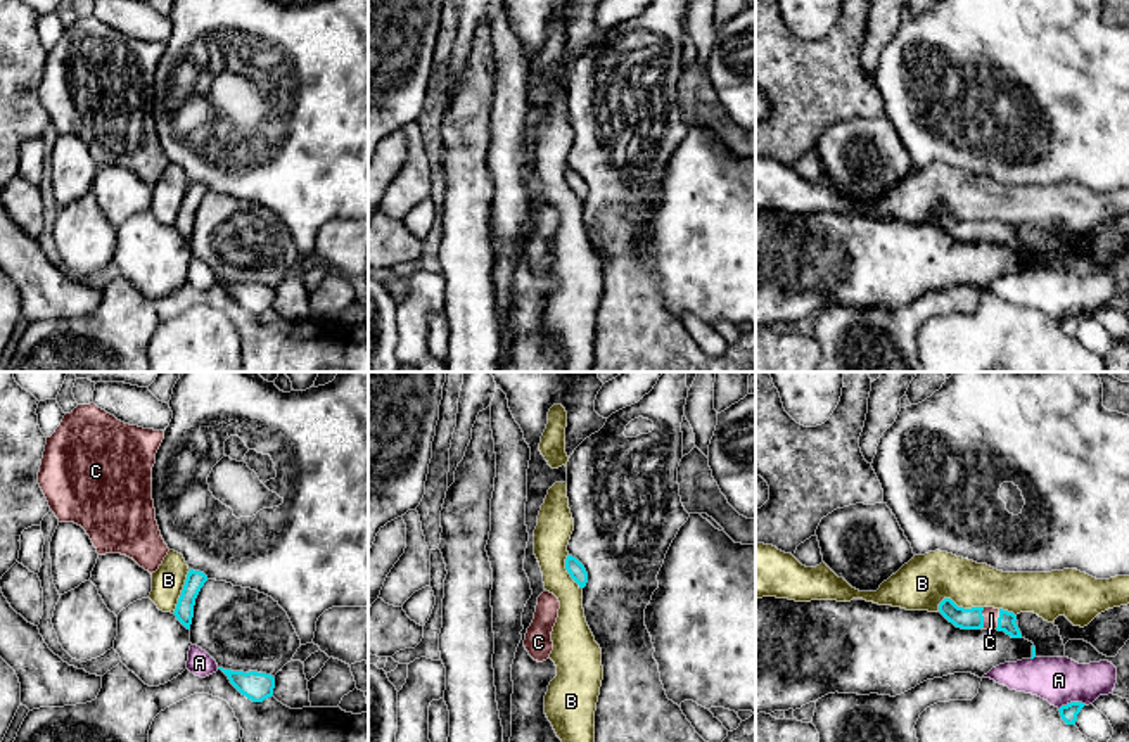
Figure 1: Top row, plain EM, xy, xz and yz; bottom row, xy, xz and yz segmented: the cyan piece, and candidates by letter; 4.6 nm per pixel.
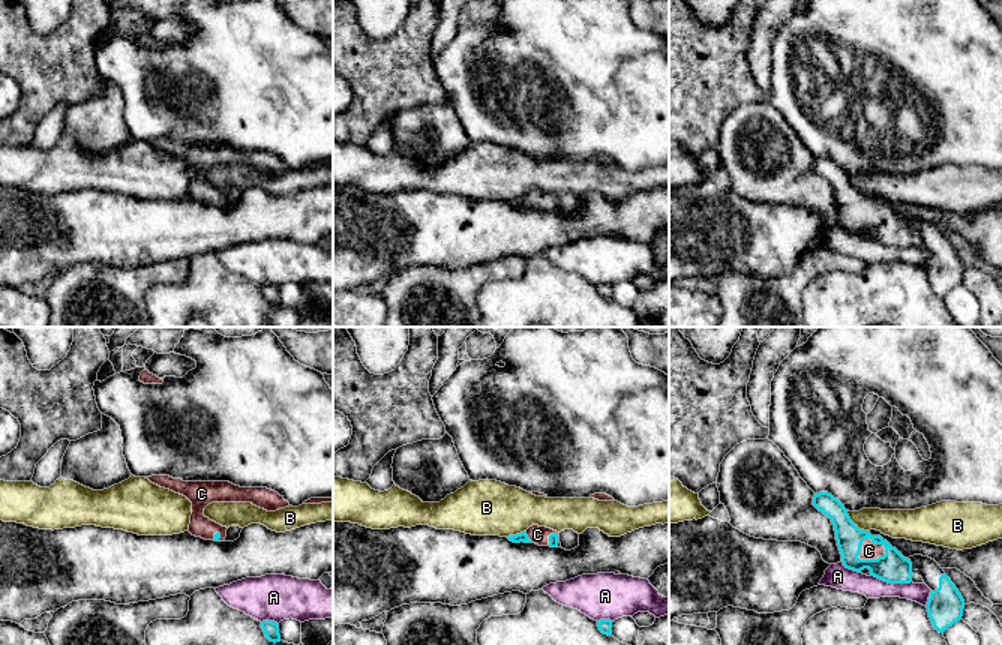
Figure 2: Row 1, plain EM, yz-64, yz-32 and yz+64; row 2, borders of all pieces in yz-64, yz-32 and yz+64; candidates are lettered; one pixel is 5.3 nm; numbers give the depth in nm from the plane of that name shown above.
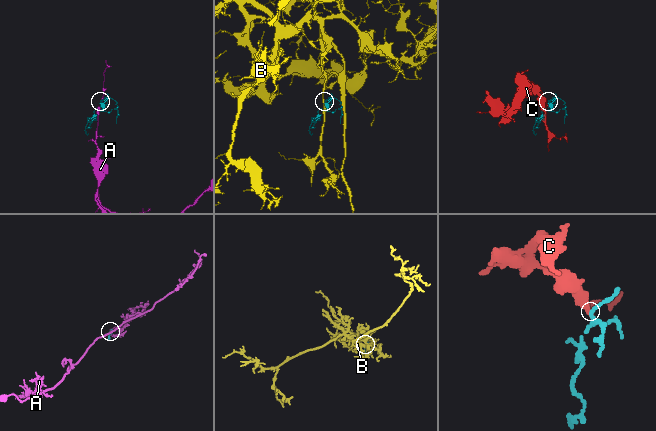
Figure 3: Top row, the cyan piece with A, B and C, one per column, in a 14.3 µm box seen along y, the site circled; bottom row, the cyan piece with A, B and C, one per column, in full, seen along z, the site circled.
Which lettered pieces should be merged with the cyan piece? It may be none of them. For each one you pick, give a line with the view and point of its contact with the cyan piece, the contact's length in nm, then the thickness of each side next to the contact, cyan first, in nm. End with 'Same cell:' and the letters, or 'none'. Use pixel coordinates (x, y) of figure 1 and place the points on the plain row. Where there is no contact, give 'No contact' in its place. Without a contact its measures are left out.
C: Touches cyan at yz (982, 230). Shared border 110 nm. Thickness 100 nm (cyan) against 70 nm
Same cell: C

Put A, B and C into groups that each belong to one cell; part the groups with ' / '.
A / B / C

